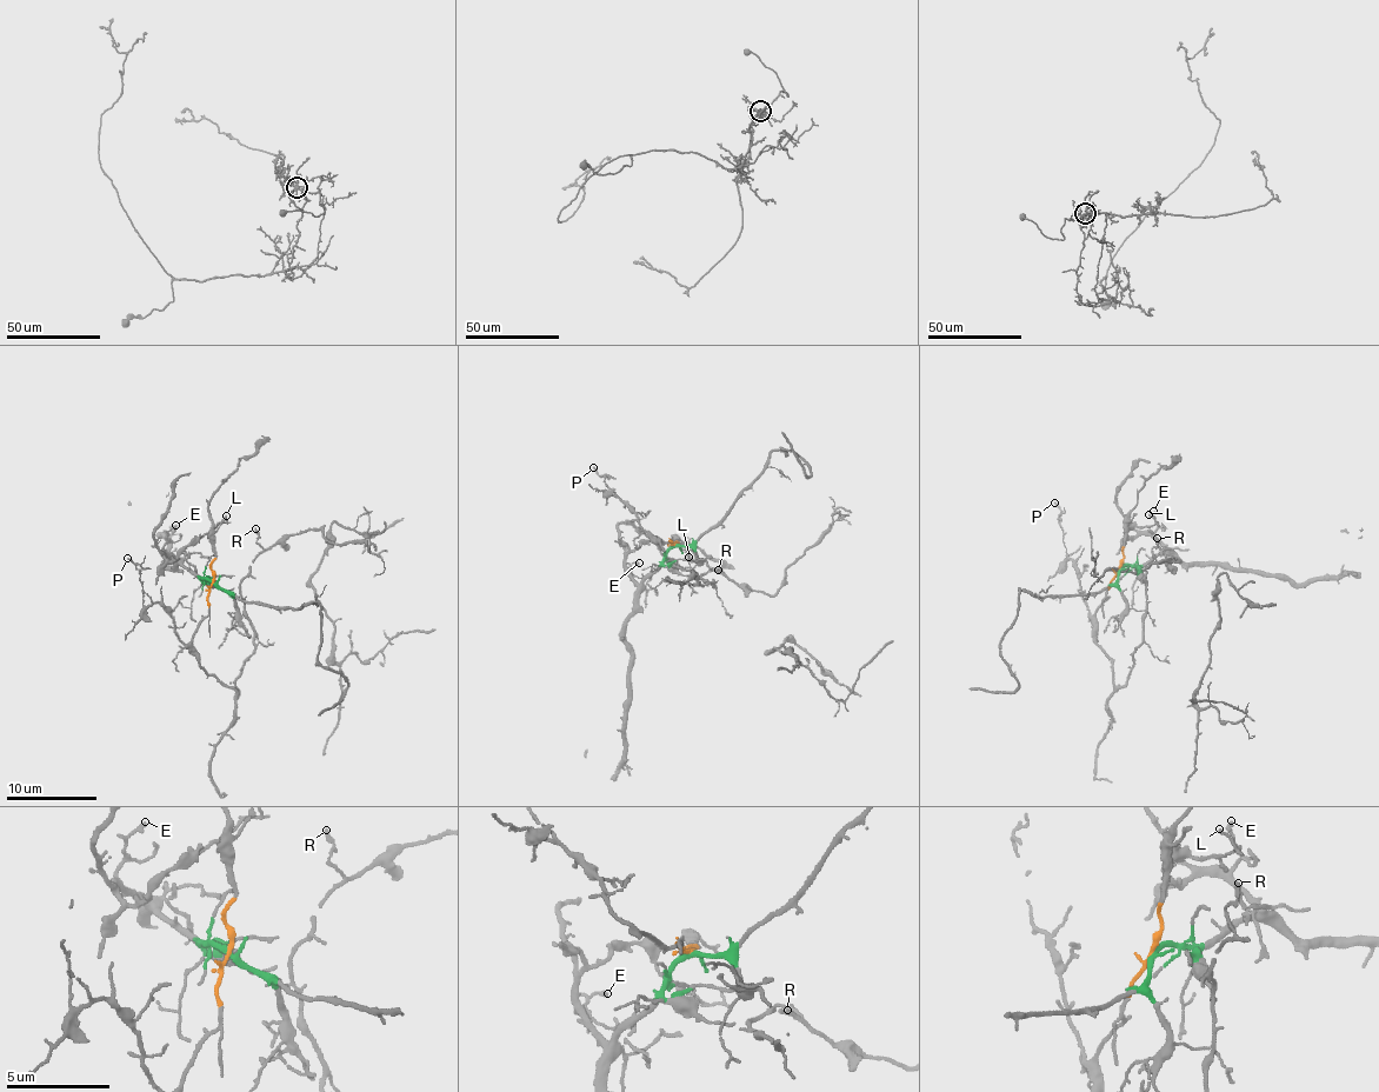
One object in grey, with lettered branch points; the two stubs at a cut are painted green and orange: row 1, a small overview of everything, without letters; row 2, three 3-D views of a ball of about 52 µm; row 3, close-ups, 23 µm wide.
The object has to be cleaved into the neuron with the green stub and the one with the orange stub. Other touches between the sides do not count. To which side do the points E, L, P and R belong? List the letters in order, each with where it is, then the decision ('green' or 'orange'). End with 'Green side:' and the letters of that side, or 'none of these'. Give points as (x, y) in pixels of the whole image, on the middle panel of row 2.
E: (639, 563) | green
L: (688, 557) | green
P: (593, 467) | orange
R: (718, 570) | orange
Green side: E, L

